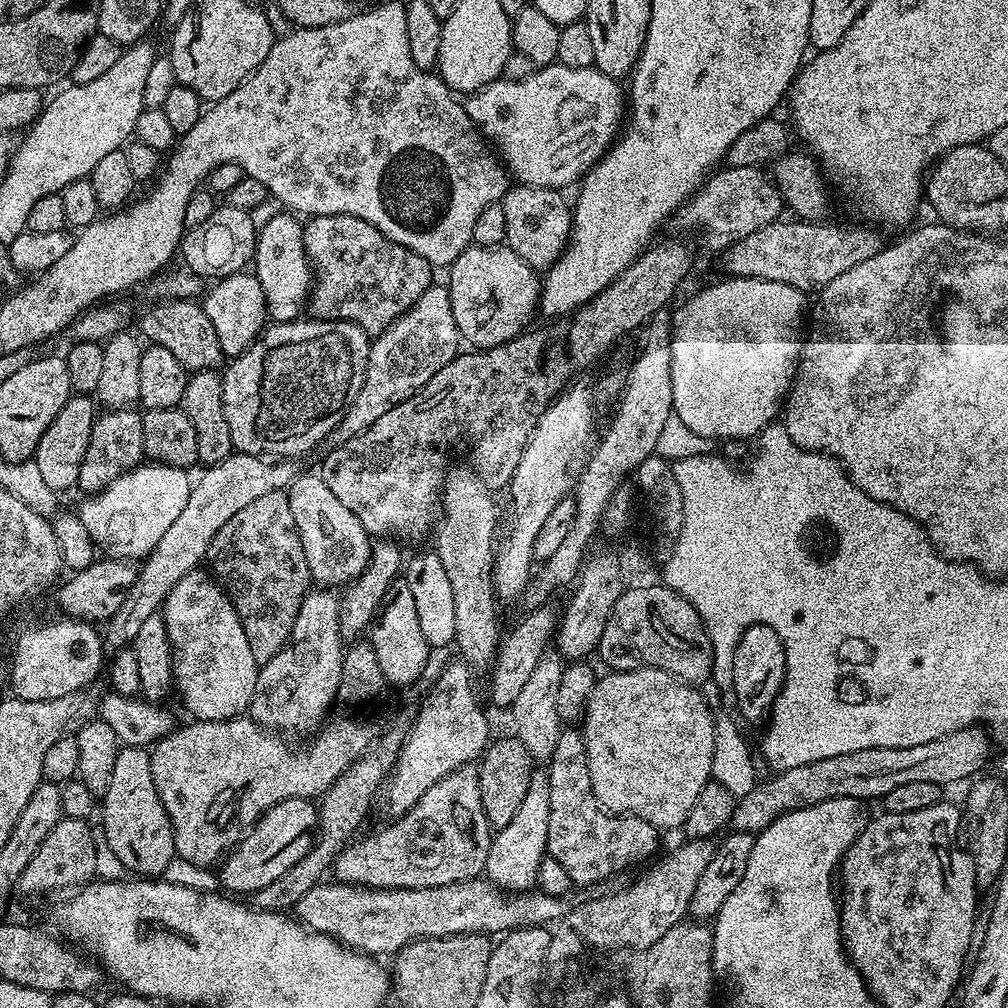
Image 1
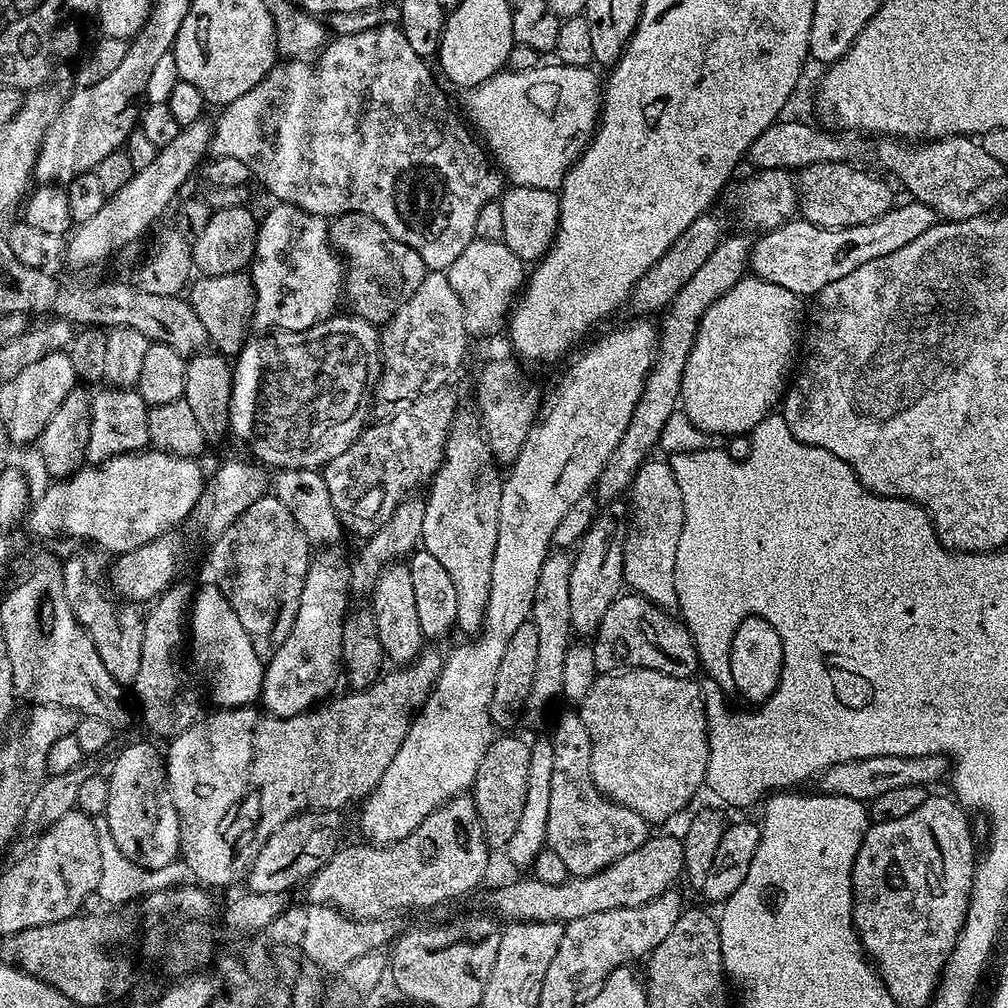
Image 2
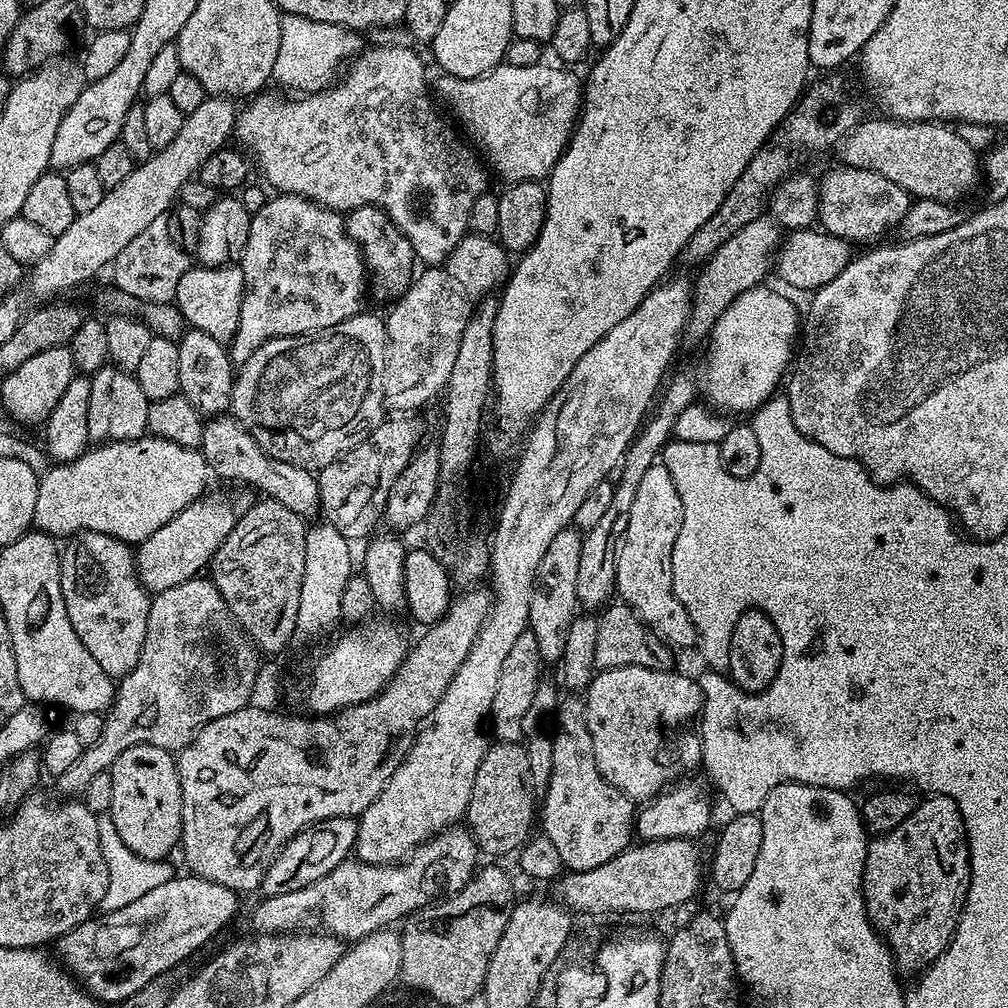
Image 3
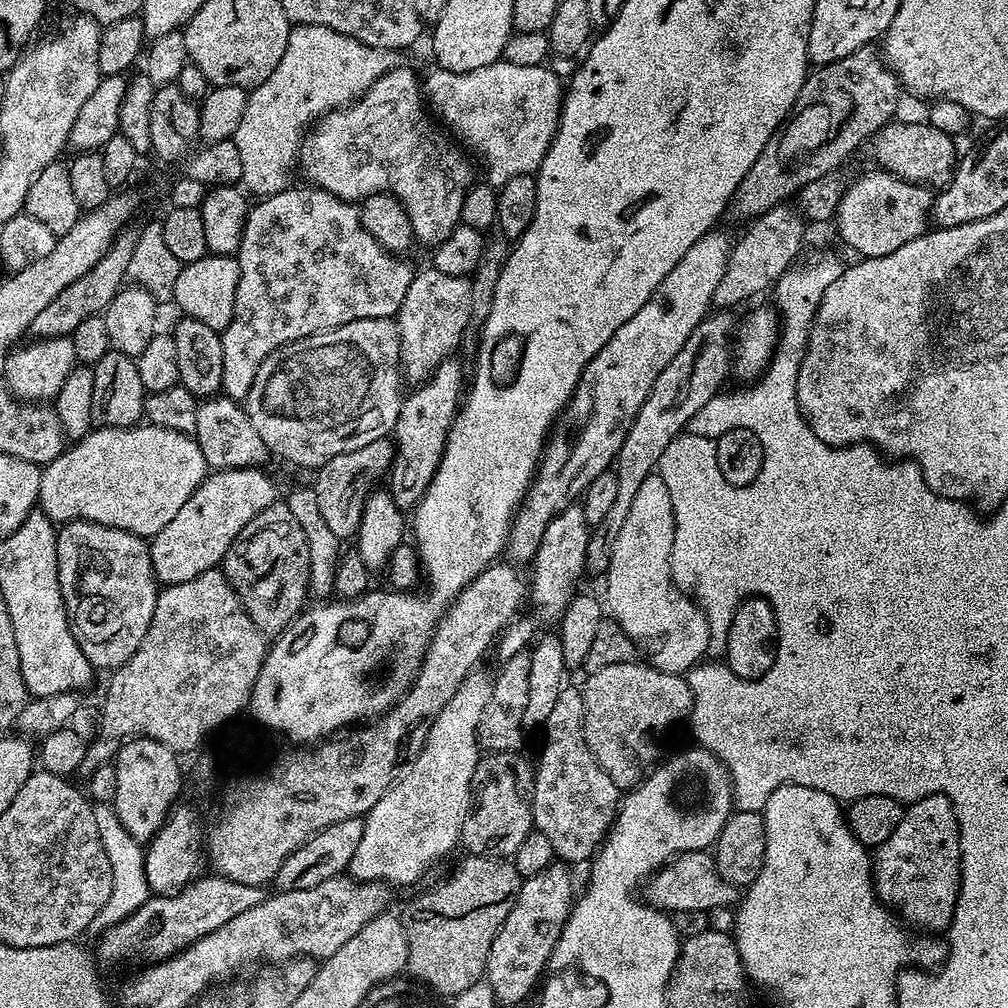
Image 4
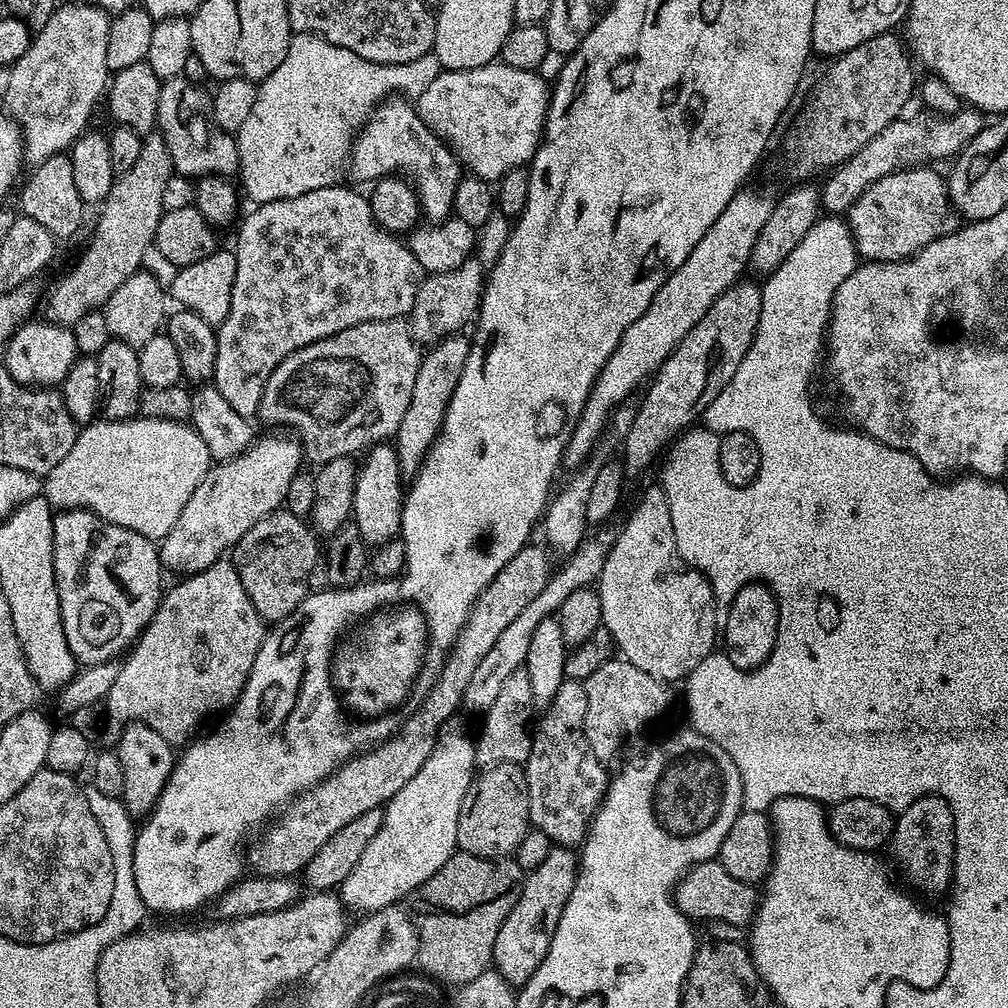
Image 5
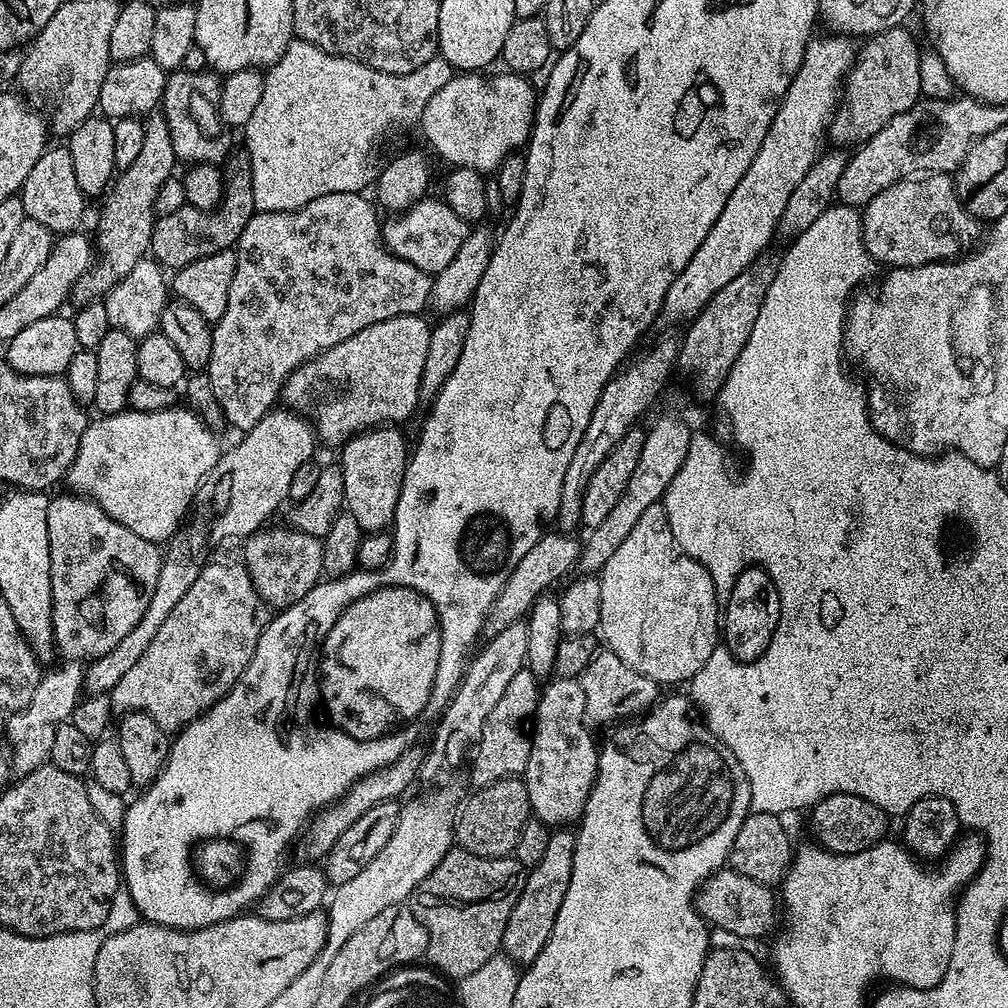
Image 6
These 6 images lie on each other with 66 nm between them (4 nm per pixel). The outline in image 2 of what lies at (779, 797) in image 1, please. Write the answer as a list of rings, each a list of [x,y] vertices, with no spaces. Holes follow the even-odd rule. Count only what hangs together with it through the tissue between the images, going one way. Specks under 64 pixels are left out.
[[[879,756],[864,758],[854,762],[844,762],[820,773],[819,791],[825,796],[845,796],[855,800],[871,802],[877,800],[889,790],[898,790],[901,786],[932,786],[935,780],[949,775],[950,760],[947,756]]]

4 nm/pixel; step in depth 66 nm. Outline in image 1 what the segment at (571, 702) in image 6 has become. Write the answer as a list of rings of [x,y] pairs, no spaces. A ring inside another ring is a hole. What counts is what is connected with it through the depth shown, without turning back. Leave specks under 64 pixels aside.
[[[561,727],[546,771],[550,784],[548,855],[567,870],[573,885],[600,884],[655,854],[661,833],[653,824],[642,822],[642,818],[607,812],[598,802],[590,786],[586,742],[579,727]]]

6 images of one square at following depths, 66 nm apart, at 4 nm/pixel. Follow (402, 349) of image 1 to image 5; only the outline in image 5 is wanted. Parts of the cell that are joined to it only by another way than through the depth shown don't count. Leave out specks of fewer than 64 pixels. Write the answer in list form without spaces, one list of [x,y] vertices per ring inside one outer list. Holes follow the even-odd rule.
[[[475,258],[462,262],[462,266],[449,272],[425,275],[410,313],[410,327],[417,341],[431,346],[446,336],[459,333],[463,329],[460,327],[477,315],[485,279],[486,270]]]

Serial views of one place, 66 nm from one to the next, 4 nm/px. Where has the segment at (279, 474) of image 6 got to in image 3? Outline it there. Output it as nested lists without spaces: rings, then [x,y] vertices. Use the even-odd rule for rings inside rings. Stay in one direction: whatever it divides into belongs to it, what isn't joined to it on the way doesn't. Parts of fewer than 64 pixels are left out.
[[[199,496],[190,506],[186,506],[166,526],[161,526],[150,534],[150,538],[138,545],[134,552],[136,577],[149,594],[170,590],[170,586],[182,586],[182,582],[193,580],[211,565],[212,556],[226,542],[226,534],[234,530],[240,515],[250,507],[250,500],[244,496]]]

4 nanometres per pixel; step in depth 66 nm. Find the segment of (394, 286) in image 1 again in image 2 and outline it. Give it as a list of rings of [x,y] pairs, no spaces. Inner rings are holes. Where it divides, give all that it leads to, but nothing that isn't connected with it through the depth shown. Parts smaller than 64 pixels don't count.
[[[347,212],[335,217],[328,226],[328,243],[339,253],[346,265],[343,299],[348,299],[348,304],[352,307],[349,309],[363,320],[369,320],[377,326],[387,324],[392,315],[418,290],[418,286],[422,286],[426,275],[422,258],[417,252],[410,250],[406,242],[398,242],[398,238],[394,238],[394,234],[390,234],[390,230],[382,226],[382,222],[374,222],[374,218],[366,214]]]

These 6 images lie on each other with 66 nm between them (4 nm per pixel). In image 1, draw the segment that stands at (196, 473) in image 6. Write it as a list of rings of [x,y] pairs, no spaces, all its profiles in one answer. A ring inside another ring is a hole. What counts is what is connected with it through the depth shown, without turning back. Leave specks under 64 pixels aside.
[[[155,462],[141,463],[139,468],[132,468],[114,482],[110,482],[103,492],[84,498],[78,509],[82,526],[86,526],[90,538],[101,553],[118,560],[143,561],[154,550],[154,546],[162,542],[162,534],[166,534],[166,529],[178,519],[178,514],[182,514],[186,506],[186,498],[190,498],[190,490],[193,486],[193,481],[188,480],[188,476],[189,473],[183,468]]]

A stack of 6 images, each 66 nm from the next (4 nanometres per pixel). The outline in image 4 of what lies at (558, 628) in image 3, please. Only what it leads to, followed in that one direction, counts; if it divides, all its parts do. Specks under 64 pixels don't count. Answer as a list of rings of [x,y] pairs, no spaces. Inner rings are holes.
[[[577,502],[562,510],[546,526],[546,534],[542,534],[542,542],[538,542],[538,550],[530,561],[530,604],[536,607],[535,615],[541,621],[559,621],[560,615],[566,610],[576,588],[576,576],[586,570],[586,554],[590,525],[586,522],[583,503]],[[576,588],[576,589],[575,589]],[[540,616],[541,617],[540,617]]]

